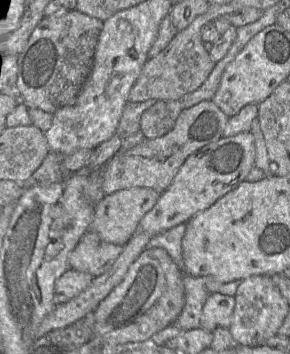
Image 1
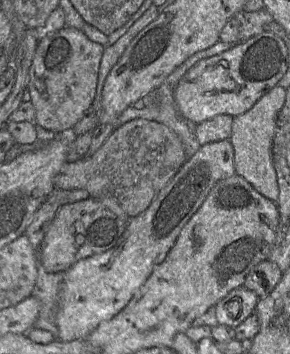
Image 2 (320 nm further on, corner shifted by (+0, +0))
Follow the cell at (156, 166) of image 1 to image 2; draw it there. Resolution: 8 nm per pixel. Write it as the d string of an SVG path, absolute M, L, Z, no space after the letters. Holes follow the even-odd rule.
M135 118L117 127L102 146L91 156L74 162L66 161L54 178L55 189L84 189L89 197L100 199L111 196L124 209L129 218L143 212L167 185L186 161L184 144L181 138L168 126L145 118Z

